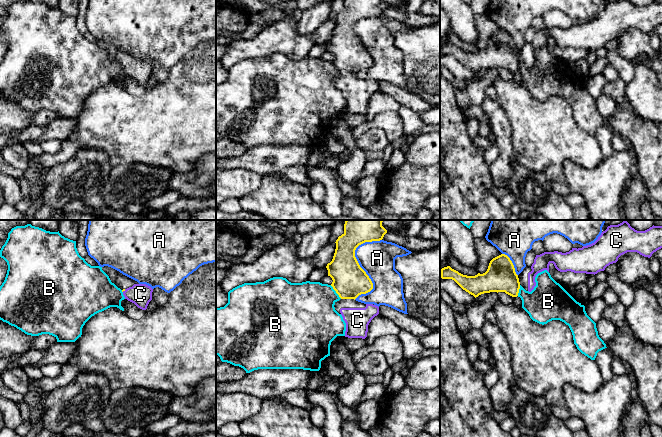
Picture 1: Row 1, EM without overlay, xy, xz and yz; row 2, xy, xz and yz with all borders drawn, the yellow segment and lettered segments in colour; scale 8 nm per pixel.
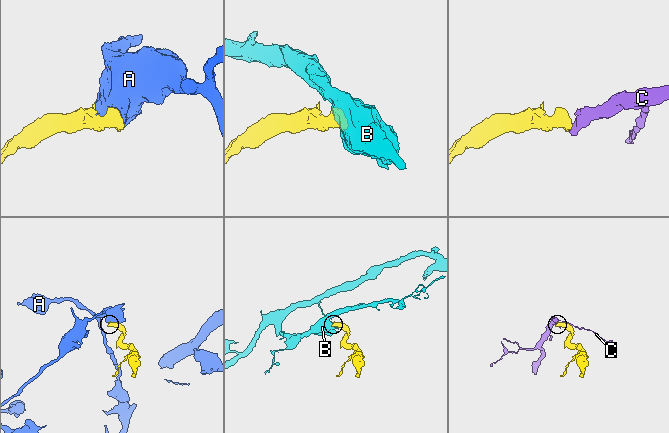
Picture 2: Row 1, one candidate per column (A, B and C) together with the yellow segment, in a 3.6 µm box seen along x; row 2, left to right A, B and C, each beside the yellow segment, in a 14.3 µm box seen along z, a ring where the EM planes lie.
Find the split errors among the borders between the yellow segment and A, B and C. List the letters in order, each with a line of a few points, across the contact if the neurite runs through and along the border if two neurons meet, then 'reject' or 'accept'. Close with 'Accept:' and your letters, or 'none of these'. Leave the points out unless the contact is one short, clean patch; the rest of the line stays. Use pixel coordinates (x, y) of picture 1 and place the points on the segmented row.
A: reject
B: xz (330, 285), (341, 298) | reject
C: xy (123, 289), (123, 290), (131, 294), (140, 294) | accept
Accept: C

